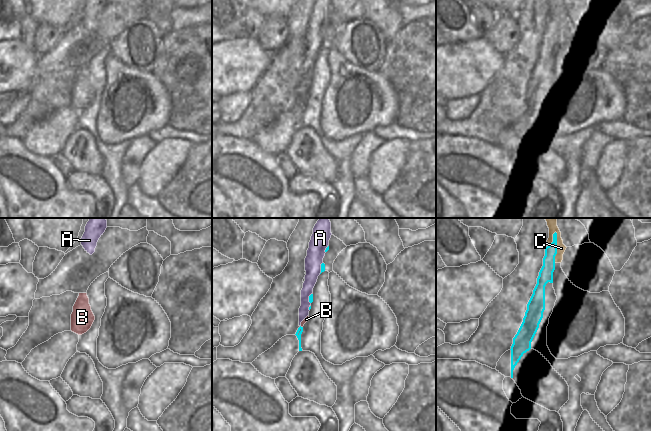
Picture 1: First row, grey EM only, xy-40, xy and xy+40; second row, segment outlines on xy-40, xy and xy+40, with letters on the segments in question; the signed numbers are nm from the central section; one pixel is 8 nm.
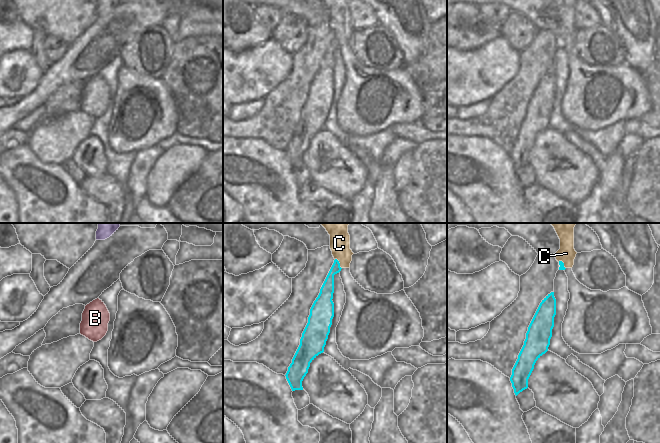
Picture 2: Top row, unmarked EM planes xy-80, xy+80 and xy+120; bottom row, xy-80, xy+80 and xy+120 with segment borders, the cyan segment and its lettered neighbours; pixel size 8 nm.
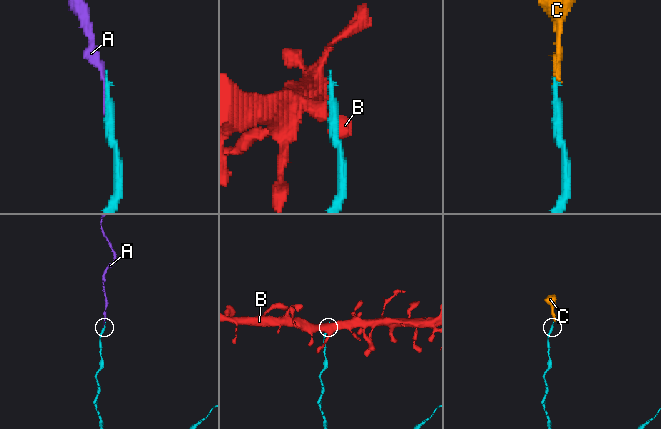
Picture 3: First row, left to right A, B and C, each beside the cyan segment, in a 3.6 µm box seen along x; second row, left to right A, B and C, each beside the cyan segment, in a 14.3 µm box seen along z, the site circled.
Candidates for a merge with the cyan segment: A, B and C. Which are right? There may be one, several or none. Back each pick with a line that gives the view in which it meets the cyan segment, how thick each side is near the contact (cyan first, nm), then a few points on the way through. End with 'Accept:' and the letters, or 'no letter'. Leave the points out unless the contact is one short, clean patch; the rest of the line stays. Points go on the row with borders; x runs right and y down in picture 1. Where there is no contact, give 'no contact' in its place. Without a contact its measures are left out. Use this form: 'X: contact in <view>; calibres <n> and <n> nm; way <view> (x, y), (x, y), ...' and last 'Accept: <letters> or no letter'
A: contact in xy; calibres 30 and 150 nm
Accept: A

